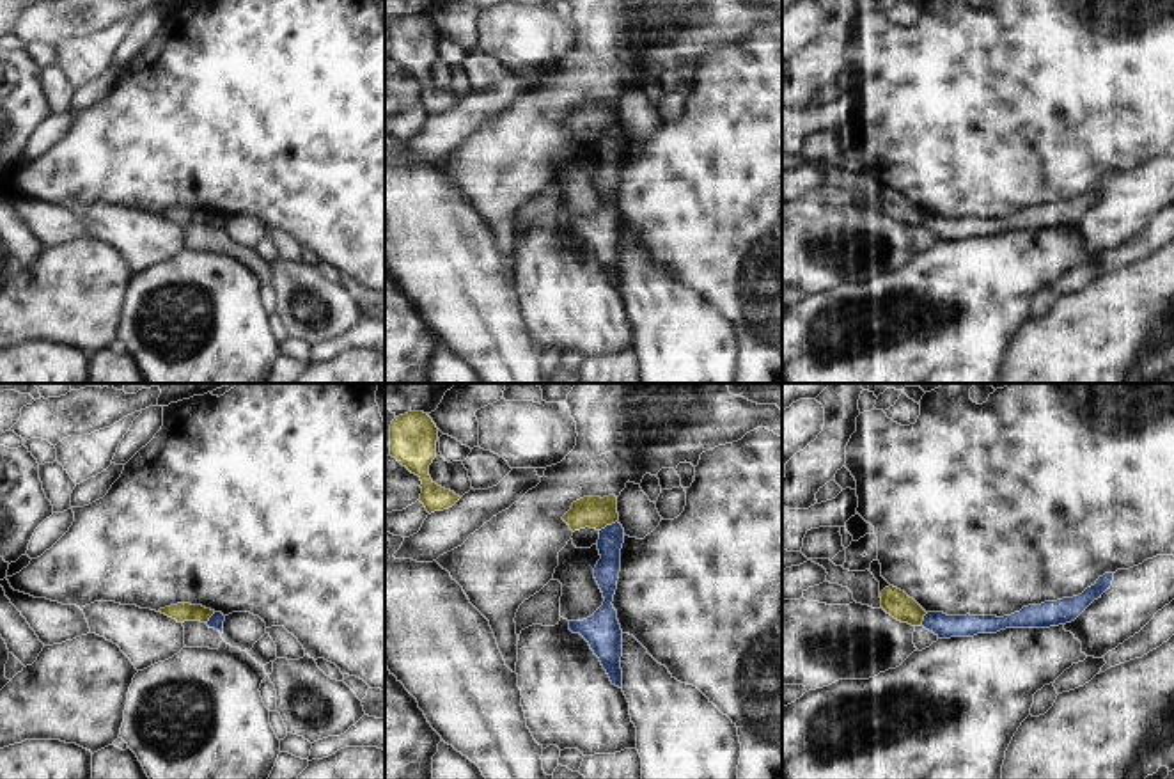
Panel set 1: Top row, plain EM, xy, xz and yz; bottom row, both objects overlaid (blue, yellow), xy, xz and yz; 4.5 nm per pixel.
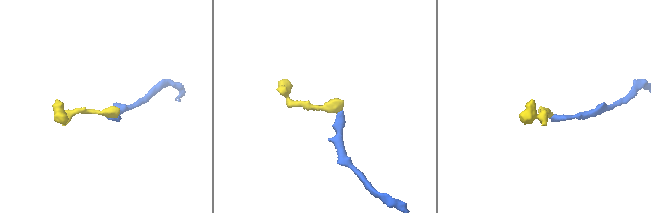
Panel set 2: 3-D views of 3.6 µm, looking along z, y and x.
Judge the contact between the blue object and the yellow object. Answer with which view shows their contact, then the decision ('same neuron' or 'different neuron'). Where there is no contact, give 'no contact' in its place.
xz | different neuron

